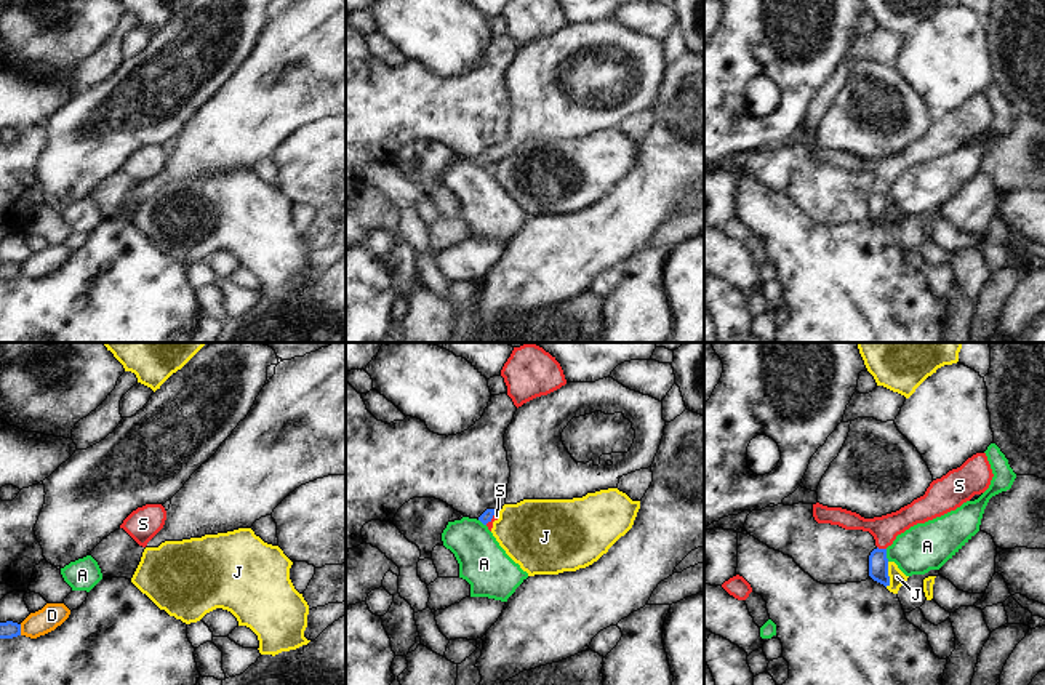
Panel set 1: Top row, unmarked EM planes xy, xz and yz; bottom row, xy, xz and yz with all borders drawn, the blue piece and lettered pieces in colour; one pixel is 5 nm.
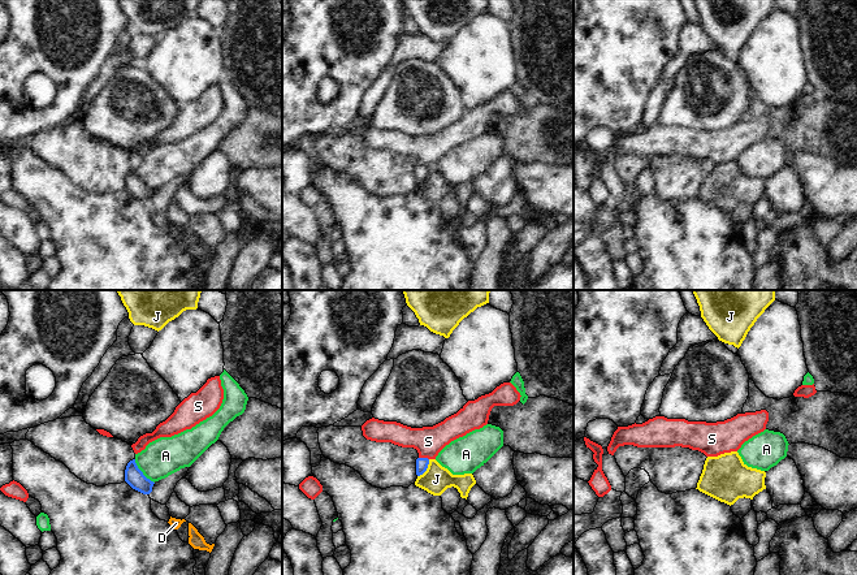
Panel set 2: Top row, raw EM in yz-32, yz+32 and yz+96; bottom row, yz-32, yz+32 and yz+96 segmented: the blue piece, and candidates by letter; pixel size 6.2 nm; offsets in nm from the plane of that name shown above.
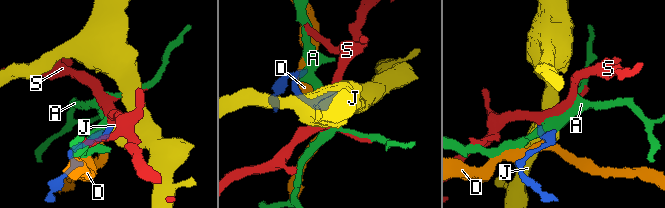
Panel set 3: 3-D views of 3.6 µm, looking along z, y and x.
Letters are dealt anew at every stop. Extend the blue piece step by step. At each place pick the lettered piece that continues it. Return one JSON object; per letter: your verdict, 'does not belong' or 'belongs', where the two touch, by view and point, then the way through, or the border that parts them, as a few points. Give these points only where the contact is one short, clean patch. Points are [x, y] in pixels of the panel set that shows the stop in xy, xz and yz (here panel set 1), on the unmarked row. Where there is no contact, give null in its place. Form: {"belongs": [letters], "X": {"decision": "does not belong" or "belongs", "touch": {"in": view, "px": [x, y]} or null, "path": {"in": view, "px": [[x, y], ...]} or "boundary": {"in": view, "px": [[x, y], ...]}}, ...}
{"belongs": [], "A": {"decision": "does not belong", "touch": {"in": "yz", "px": [885, 197]}, "boundary": {"in": "yz", "px": [[885, 191], [888, 202]]}}, "D": {"decision": "does not belong", "touch": {"in": "xy", "px": [20, 271]}}, "J": {"decision": "does not belong", "touch": {"in": "yz", "px": [887, 216]}, "boundary": {"in": "yz", "px": [[887, 204], [888, 224], [885, 228]]}}, "S": {"decision": "does not belong", "touch": {"in": "yz", "px": [882, 191]}, "boundary": {"in": "yz", "px": [[877, 188], [885, 191]]}}}

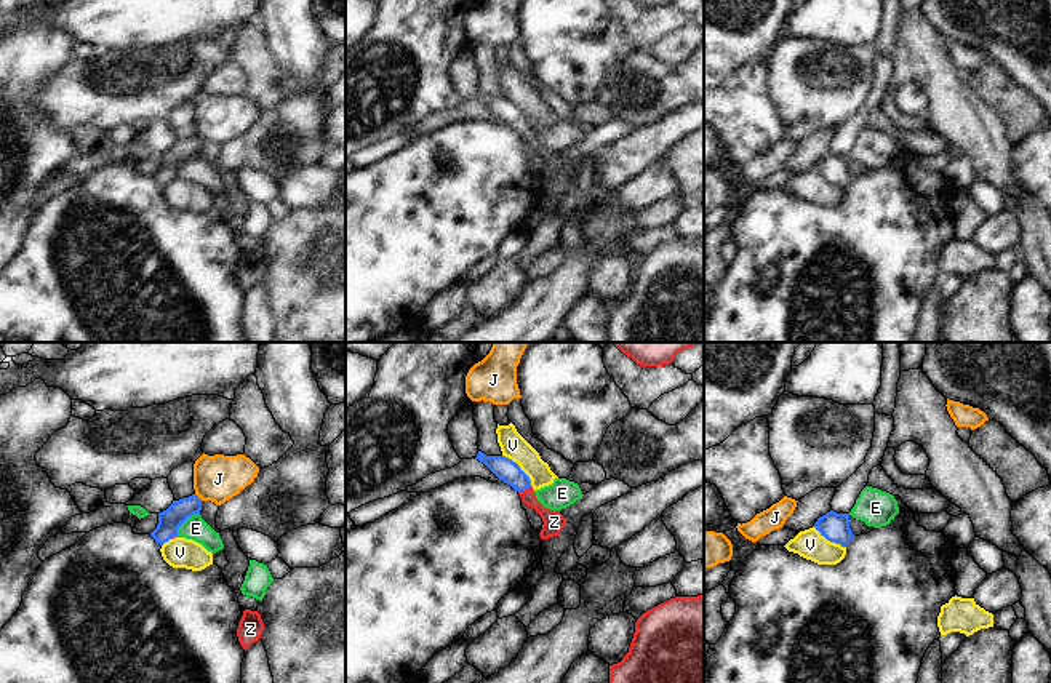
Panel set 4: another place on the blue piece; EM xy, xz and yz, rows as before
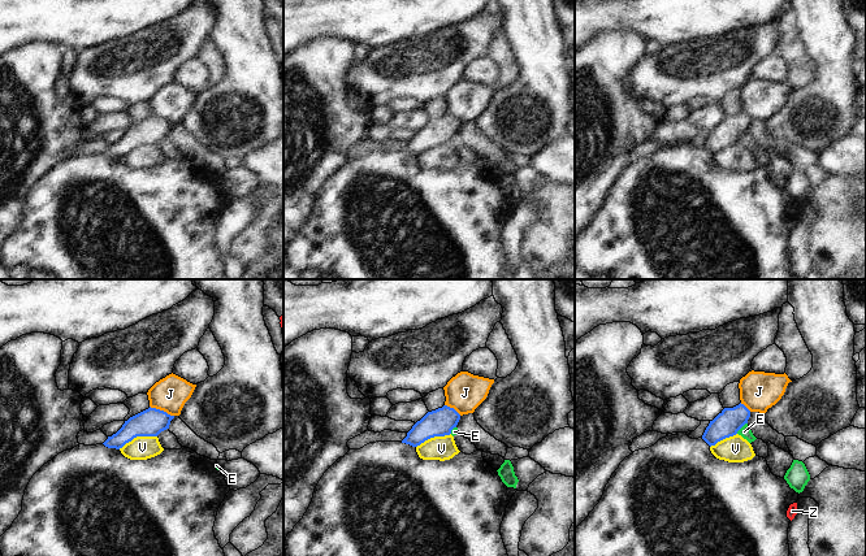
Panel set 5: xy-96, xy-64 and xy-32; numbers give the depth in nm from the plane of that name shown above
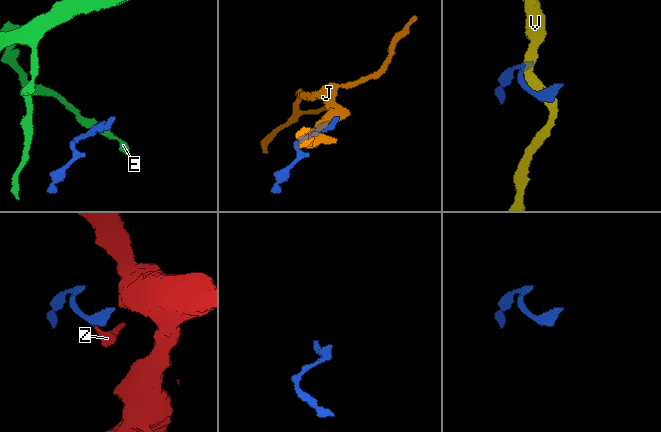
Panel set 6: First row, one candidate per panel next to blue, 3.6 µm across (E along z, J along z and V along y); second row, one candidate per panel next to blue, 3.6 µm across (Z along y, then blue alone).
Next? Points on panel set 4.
{"belongs": ["Z"], "E": {"decision": "does not belong", "touch": {"in": "xy", "px": [184, 162]}, "boundary": {"in": "xy", "px": [[199, 154], [192, 155], [178, 170], [176, 178]]}}, "J": {"decision": "does not belong", "touch": {"in": "xy", "px": [197, 138]}, "boundary": {"in": "xy", "px": [[195, 135], [202, 141]]}}, "V": {"decision": "does not belong", "touch": {"in": "xz", "px": [519, 109]}}, "Z": {"decision": "belongs", "touch": {"in": "xz", "px": [523, 131]}, "path": {"in": "xz", "px": [[507, 112], [523, 131], [554, 163]]}}}

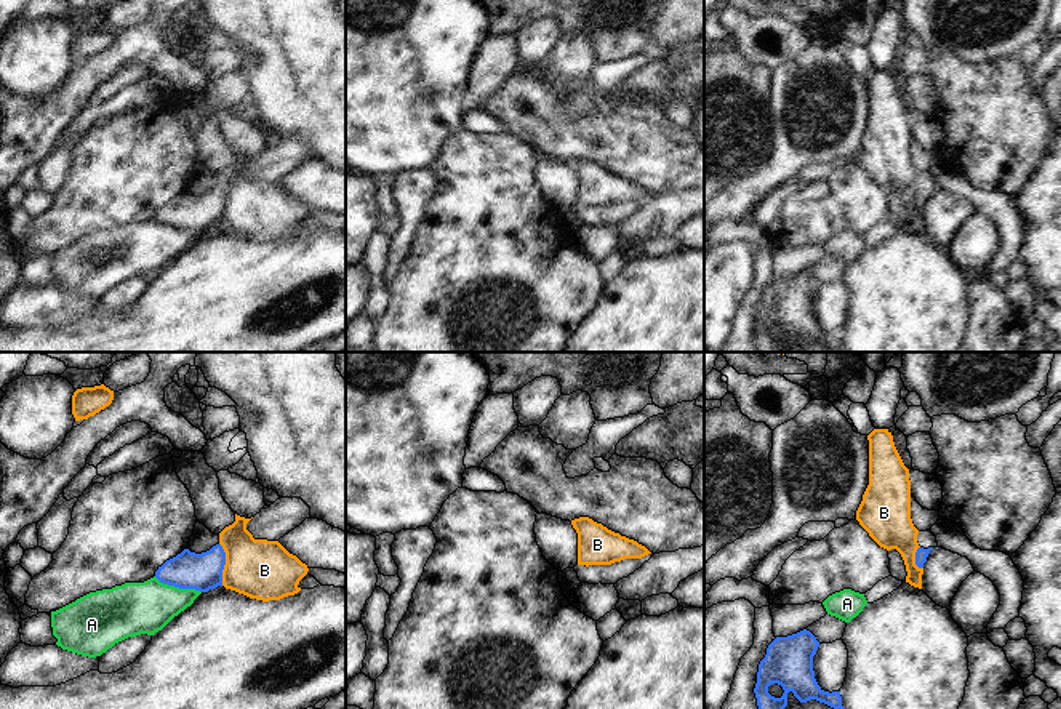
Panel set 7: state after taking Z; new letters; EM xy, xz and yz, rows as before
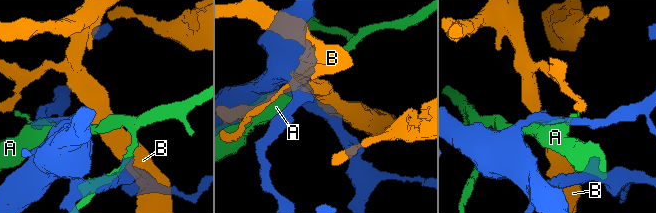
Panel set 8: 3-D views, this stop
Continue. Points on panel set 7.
{"belongs": [], "A": {"decision": "does not belong", "touch": {"in": "xy", "px": [178, 228]}}, "B": {"decision": "does not belong", "touch": {"in": "xy", "px": [224, 205]}}}

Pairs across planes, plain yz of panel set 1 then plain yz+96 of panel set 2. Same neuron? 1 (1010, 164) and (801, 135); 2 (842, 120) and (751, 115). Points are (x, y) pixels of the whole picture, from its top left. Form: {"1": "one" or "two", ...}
{"1": "one", "2": "two"}

